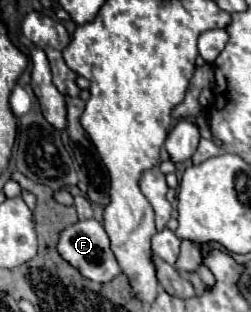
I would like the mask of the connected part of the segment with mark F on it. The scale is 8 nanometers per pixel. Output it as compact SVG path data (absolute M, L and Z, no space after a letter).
M85 219L85 221L79 221L71 227L67 227L63 233L61 233L61 239L59 239L59 255L69 261L73 267L77 267L81 271L81 275L85 275L87 279L91 281L97 281L97 283L109 283L111 279L115 279L119 273L121 273L121 267L109 247L109 237L107 237L107 231L103 229L103 225L95 219Z

